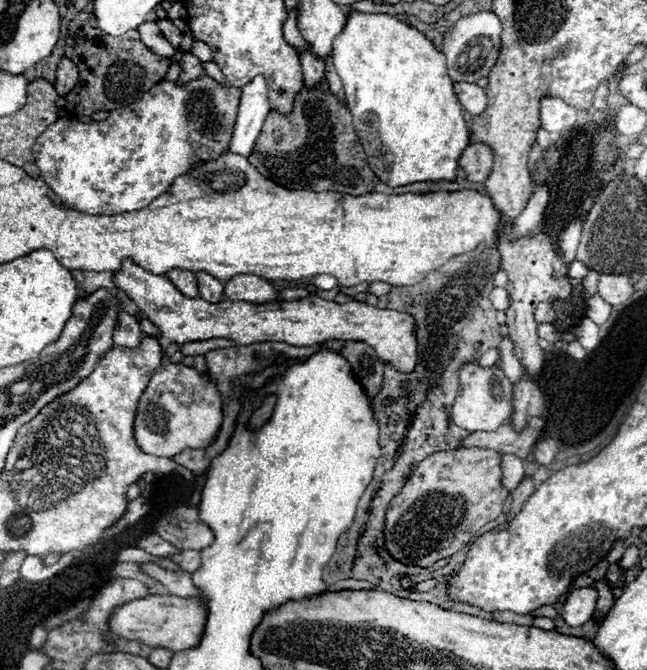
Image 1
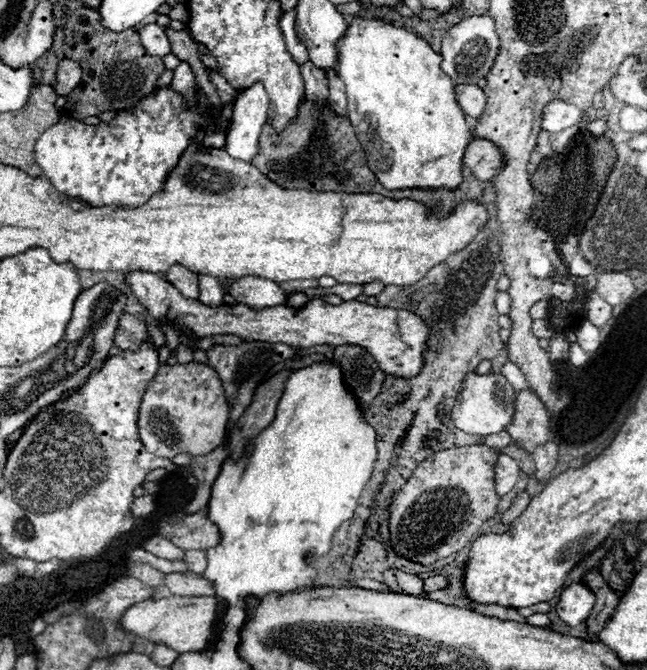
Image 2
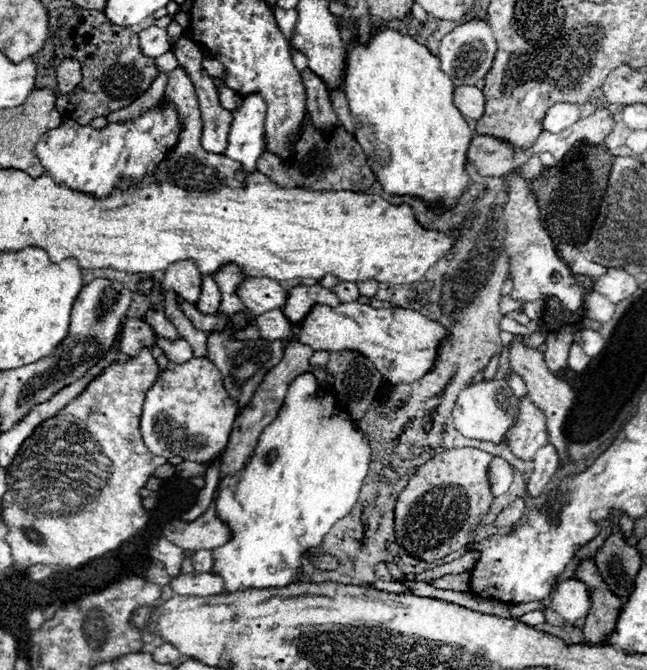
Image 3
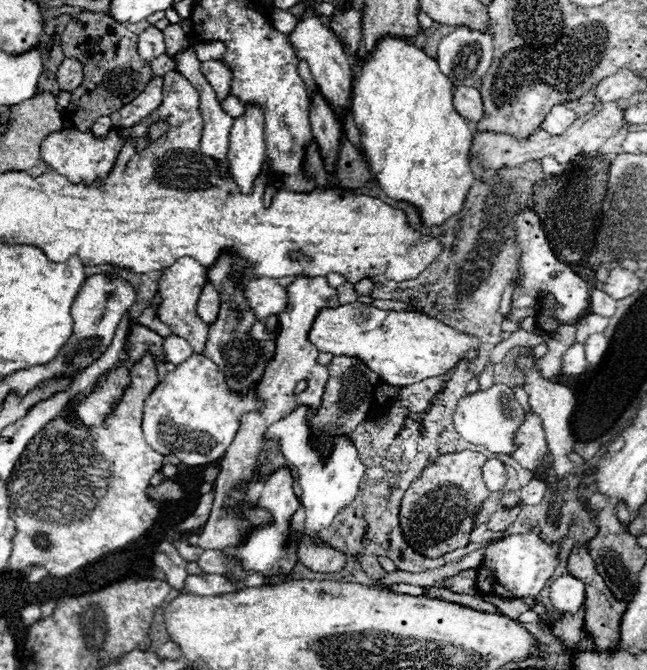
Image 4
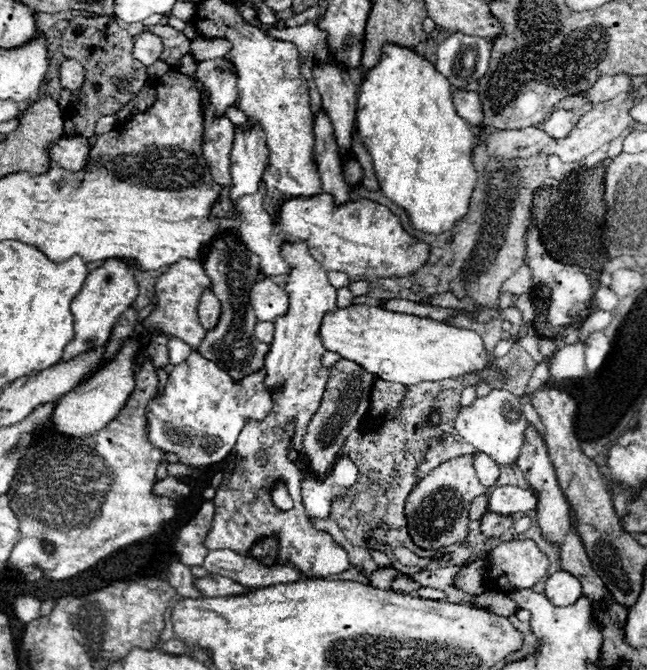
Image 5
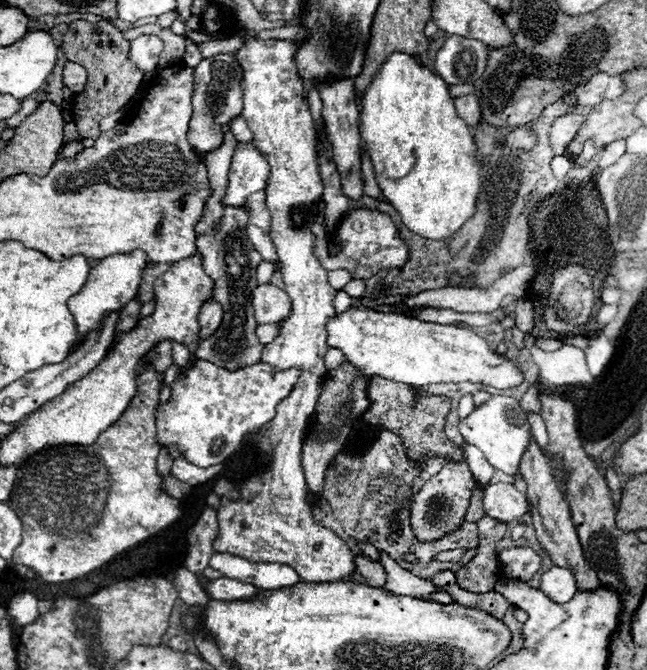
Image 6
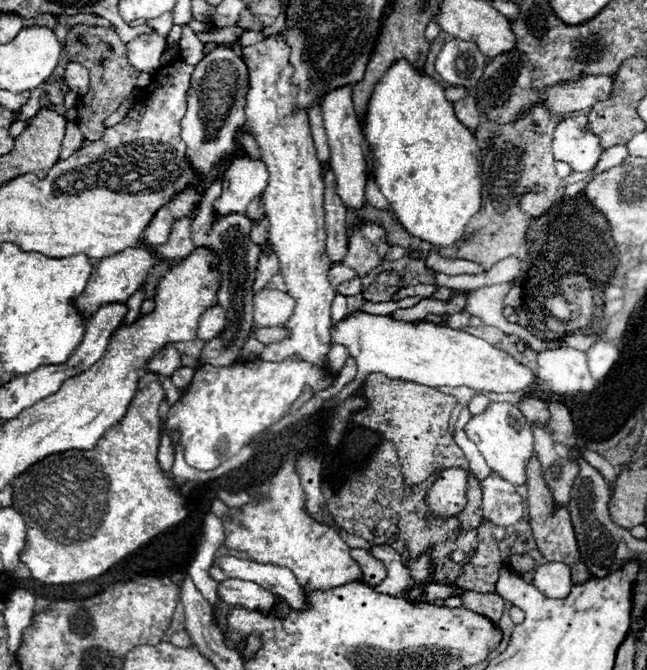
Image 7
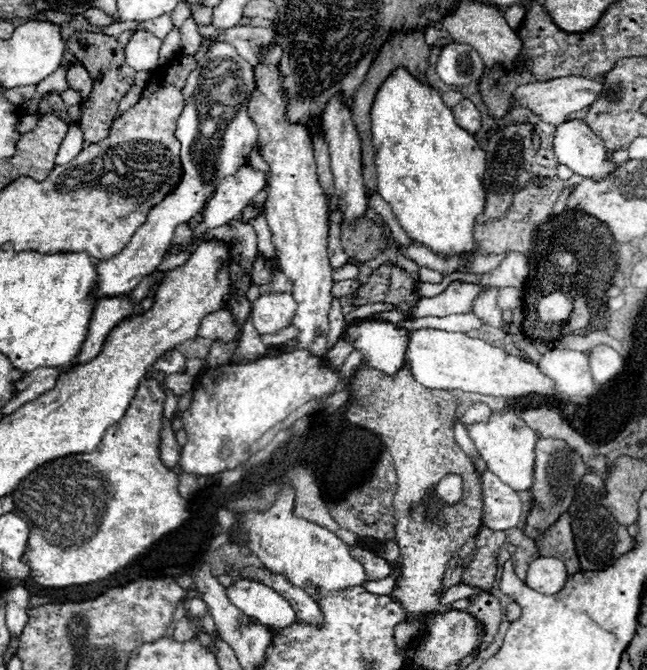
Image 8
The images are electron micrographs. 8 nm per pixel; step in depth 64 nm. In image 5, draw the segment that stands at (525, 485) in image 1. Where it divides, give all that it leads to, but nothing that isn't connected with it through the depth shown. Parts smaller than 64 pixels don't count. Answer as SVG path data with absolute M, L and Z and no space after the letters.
M488 512L482 516L482 532L488 534L488 536L502 536L512 524L514 524L514 514L508 514L508 516L502 516L502 514L494 514L494 512Z

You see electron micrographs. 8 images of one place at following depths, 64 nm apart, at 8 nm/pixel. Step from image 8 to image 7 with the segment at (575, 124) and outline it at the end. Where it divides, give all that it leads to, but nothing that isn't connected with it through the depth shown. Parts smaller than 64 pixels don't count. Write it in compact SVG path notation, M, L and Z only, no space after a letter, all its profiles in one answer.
M586 116L562 118L552 134L552 156L554 160L568 162L572 170L590 172L598 164L602 146L598 136L588 132Z

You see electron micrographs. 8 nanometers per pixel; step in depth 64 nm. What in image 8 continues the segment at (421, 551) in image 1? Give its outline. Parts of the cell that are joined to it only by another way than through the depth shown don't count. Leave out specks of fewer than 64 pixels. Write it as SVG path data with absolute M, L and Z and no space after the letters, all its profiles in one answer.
M446 474L436 486L436 496L448 506L458 504L462 500L462 476Z

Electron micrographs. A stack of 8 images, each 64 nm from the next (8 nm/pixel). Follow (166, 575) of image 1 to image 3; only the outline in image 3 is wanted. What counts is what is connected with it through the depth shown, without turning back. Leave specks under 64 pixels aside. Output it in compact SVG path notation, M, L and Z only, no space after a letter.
M180 574L170 578L170 588L180 596L214 596L224 592L224 582L212 574Z

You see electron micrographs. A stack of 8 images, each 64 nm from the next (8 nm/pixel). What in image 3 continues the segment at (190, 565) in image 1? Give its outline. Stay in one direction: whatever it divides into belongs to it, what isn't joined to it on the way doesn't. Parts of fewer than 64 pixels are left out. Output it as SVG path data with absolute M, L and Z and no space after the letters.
M198 550L192 556L194 558L190 558L190 560L194 564L194 572L202 574L202 572L210 572L212 570L212 552L210 550Z

